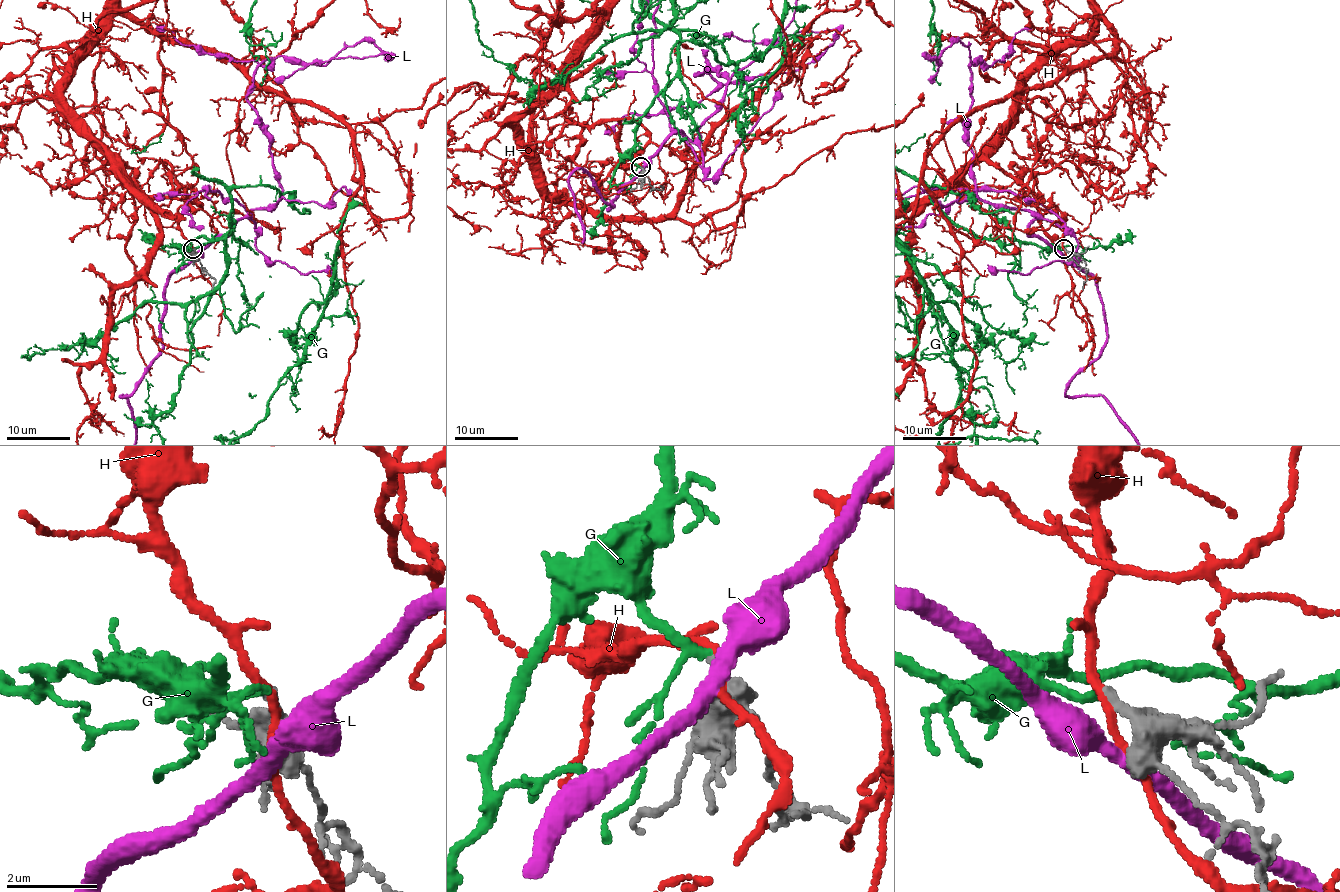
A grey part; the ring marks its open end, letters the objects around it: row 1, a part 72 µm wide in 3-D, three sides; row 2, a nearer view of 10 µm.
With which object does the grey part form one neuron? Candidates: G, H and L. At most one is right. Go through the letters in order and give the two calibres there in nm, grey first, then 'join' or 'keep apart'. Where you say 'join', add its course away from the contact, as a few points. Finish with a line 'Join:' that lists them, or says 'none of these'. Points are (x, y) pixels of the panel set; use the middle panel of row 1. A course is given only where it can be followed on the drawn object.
G: 280 nm thick on the grey side, 160 nm on the other; join
H: 320 nm thick on the grey side, 180 nm on the other; keep apart
L: 400 nm thick on the grey side, 360 nm on the other; keep apart
Join: G

